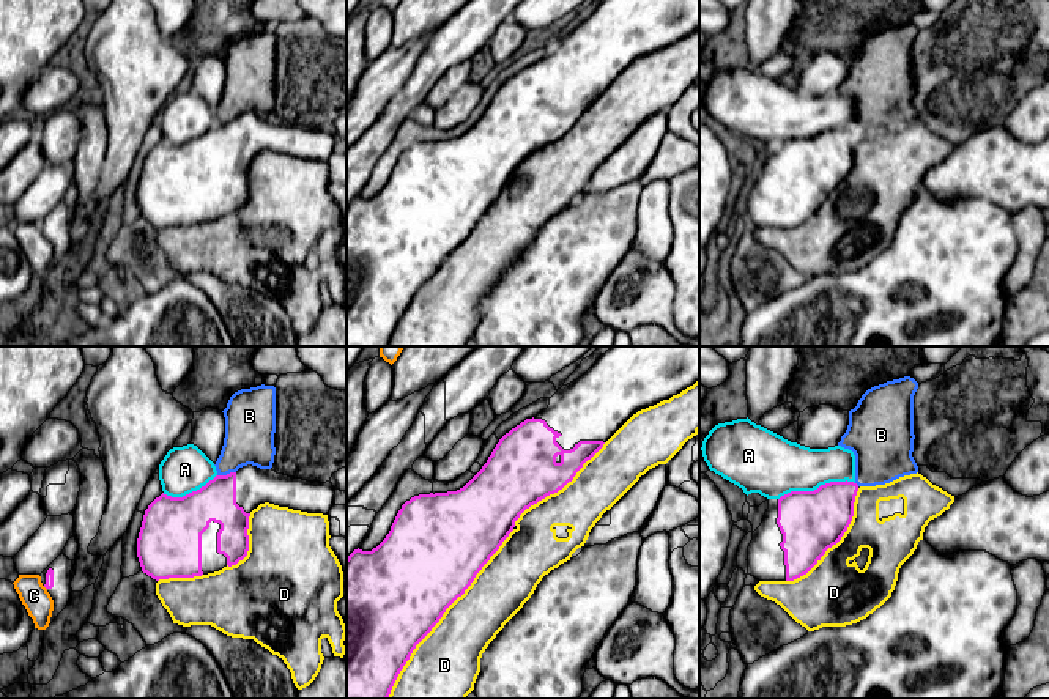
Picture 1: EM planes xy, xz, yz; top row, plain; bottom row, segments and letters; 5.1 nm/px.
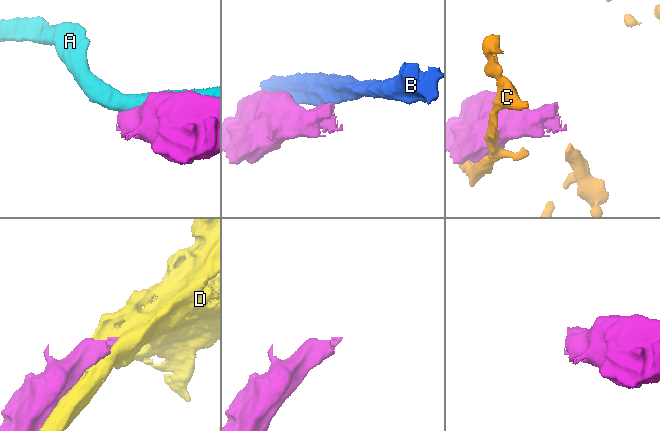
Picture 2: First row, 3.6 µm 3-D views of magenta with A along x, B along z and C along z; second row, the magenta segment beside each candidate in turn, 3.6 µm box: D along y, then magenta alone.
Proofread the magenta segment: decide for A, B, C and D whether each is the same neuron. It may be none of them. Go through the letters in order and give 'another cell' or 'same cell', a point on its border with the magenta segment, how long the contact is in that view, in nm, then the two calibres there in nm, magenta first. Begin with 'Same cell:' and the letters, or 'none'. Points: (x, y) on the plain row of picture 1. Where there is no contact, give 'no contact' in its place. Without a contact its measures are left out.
Same cell: none
A: another cell; contact yz (818, 136); length 400 nm; calibres 320 and 300 nm
B: another cell; contact xy (226, 123); length 100 nm; calibres 200 and 260 nm
C: another cell; no contact
D: another cell; contact xz (443, 260); length 1100 nm; calibres 500 and 340 nm

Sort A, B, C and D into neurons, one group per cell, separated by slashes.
A / B / C / D

